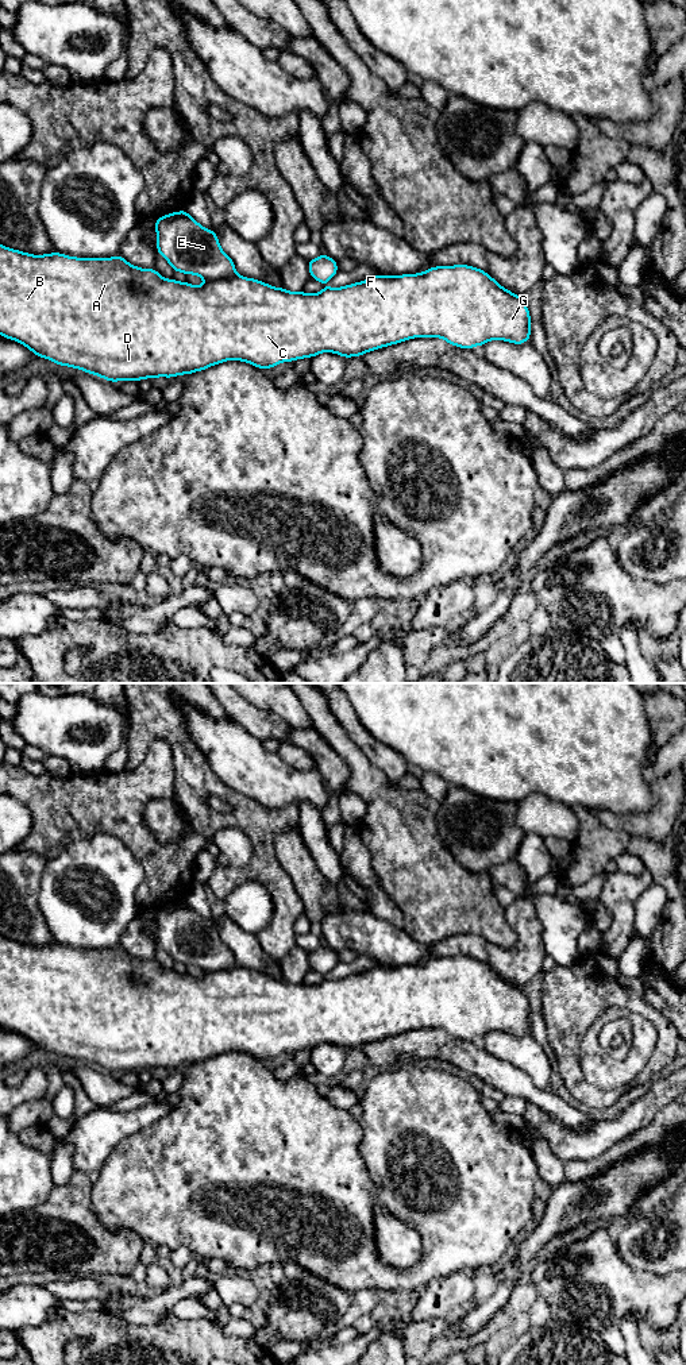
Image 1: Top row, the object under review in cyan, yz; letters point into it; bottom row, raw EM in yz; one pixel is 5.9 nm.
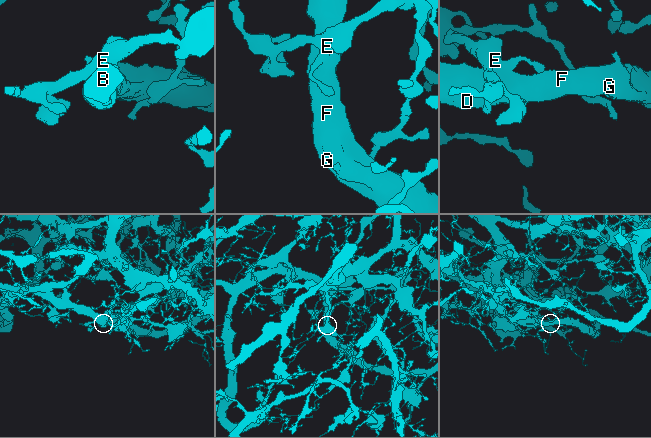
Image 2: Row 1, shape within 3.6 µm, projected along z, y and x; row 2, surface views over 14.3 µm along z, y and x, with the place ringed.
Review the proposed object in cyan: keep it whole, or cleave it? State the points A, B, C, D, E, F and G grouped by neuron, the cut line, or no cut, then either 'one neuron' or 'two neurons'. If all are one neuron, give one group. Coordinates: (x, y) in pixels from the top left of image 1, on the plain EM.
groups A B C D F G / E; cut yz (236, 966), (228, 970), (205, 972); two neurons

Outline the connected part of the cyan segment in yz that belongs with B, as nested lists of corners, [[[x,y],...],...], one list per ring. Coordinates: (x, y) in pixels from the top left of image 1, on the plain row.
[[[0,934],[0,1026],[23,1036],[38,1049],[80,1060],[112,1075],[189,1067],[227,1052],[247,1053],[266,1061],[321,1044],[343,1049],[362,1048],[415,1029],[440,1029],[463,1041],[485,1037],[494,1030],[521,1037],[531,1030],[531,1011],[523,987],[512,984],[486,963],[469,956],[433,957],[416,965],[377,965],[347,978],[325,978],[319,984],[305,984],[274,979],[242,967],[209,971],[201,978],[193,978],[189,973],[166,971],[154,959],[136,959],[122,946],[34,946]]]

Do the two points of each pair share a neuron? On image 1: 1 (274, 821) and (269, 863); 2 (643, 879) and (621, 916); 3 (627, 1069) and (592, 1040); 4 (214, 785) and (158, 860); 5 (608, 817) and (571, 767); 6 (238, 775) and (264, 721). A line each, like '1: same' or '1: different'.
1: same
2: same
3: same
4: different
5: different
6: different

